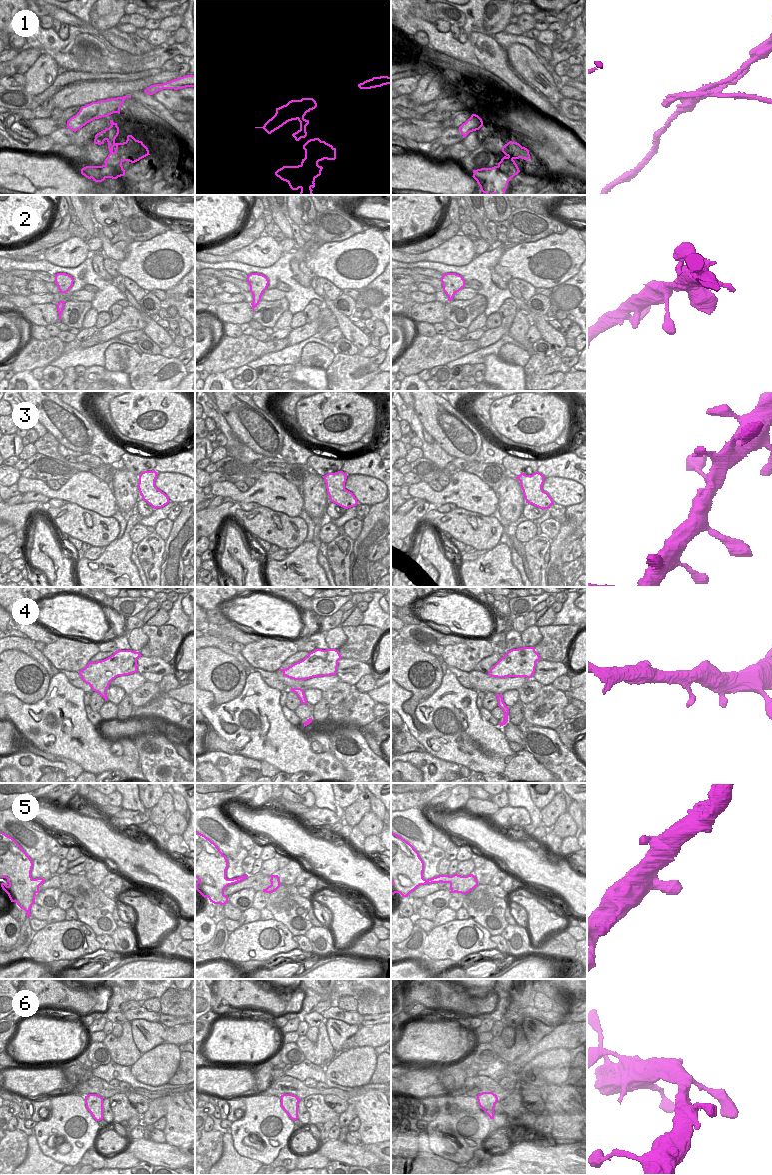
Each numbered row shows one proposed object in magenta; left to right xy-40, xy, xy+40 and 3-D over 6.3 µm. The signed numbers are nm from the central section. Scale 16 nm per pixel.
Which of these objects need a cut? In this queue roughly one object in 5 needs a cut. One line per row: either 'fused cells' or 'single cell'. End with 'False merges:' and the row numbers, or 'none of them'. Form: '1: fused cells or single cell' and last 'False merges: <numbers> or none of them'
1: fused cells
2: single cell
3: single cell
4: single cell
5: single cell
6: single cell
False merges: 1

